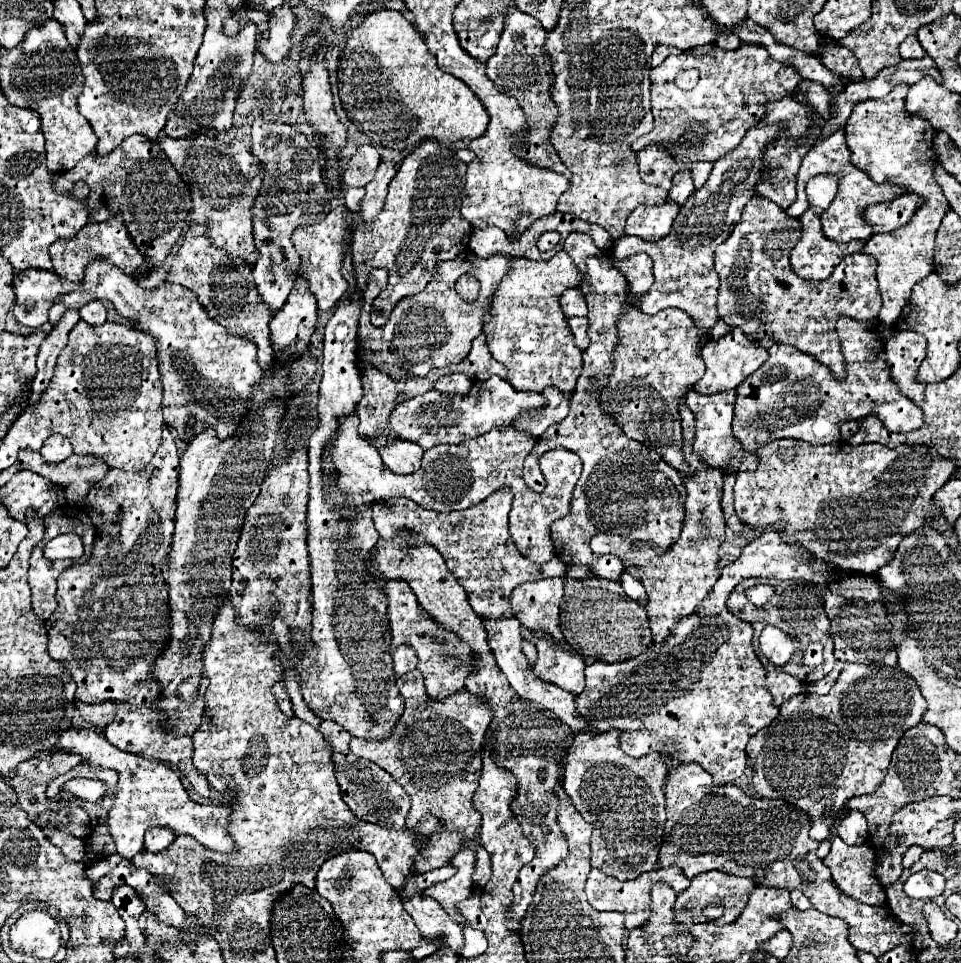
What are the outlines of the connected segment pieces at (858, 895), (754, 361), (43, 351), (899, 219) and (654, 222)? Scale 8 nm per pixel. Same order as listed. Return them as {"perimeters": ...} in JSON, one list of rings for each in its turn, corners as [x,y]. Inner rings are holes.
{"perimeters":[[[[840,810],[836,814],[832,814],[832,826],[830,826],[830,854],[824,858],[824,864],[830,868],[832,872],[832,882],[850,898],[860,900],[864,904],[870,906],[882,906],[886,902],[886,892],[884,886],[880,884],[880,880],[876,878],[876,852],[872,850],[872,846],[848,846],[838,834],[834,834],[834,830],[838,828],[838,824],[844,820],[844,816],[848,816],[848,810]]],[[[732,328],[718,340],[710,338],[702,348],[702,356],[706,362],[706,374],[694,384],[694,390],[700,394],[716,394],[738,388],[744,378],[748,378],[754,370],[762,366],[764,360],[768,360],[768,350],[762,348],[758,340],[750,340],[740,328]]],[[[68,308],[64,312],[64,316],[56,322],[56,326],[52,328],[52,332],[48,334],[48,338],[44,338],[44,342],[40,344],[40,352],[38,352],[38,358],[36,358],[36,364],[38,364],[38,372],[34,376],[34,382],[32,382],[32,400],[30,404],[34,404],[40,396],[40,390],[46,390],[50,378],[52,378],[52,370],[54,370],[54,364],[56,364],[56,358],[62,350],[62,346],[66,344],[66,338],[68,338],[68,332],[72,330],[72,326],[80,320],[80,314],[78,314],[78,308]]],[[[904,194],[896,200],[868,206],[864,216],[872,224],[874,232],[890,232],[904,226],[918,210],[918,206],[920,206],[918,194]]],[[[664,202],[660,206],[638,206],[628,216],[624,234],[632,234],[642,240],[656,242],[670,232],[678,212],[680,206],[676,206],[674,202]]]]}

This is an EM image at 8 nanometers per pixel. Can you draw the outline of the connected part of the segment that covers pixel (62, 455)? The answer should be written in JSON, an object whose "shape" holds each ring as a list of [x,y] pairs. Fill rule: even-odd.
{"shape":[[[54,434],[44,442],[40,454],[42,454],[44,462],[60,464],[62,460],[66,460],[72,454],[72,444],[68,442],[68,438],[64,438],[60,434]]]}

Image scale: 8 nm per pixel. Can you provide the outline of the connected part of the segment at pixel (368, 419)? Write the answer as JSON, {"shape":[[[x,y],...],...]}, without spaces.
{"shape":[[[370,368],[360,370],[360,376],[362,376],[362,386],[364,393],[362,399],[357,406],[357,413],[359,417],[358,433],[362,438],[374,438],[378,434],[382,434],[382,430],[388,426],[388,418],[394,410],[396,404],[408,400],[408,398],[414,398],[416,394],[424,394],[428,390],[434,388],[434,382],[446,374],[444,368],[438,368],[438,370],[430,370],[428,376],[424,378],[416,378],[416,376],[408,376],[408,378],[400,378],[400,380],[394,380],[390,374],[386,374],[384,370],[380,368]]]}

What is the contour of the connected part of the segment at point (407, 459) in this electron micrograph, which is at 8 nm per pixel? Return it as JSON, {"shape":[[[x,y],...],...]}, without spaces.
{"shape":[[[396,440],[394,444],[380,450],[384,464],[394,474],[412,474],[420,470],[422,454],[424,450],[416,442],[408,442],[408,440]]]}

